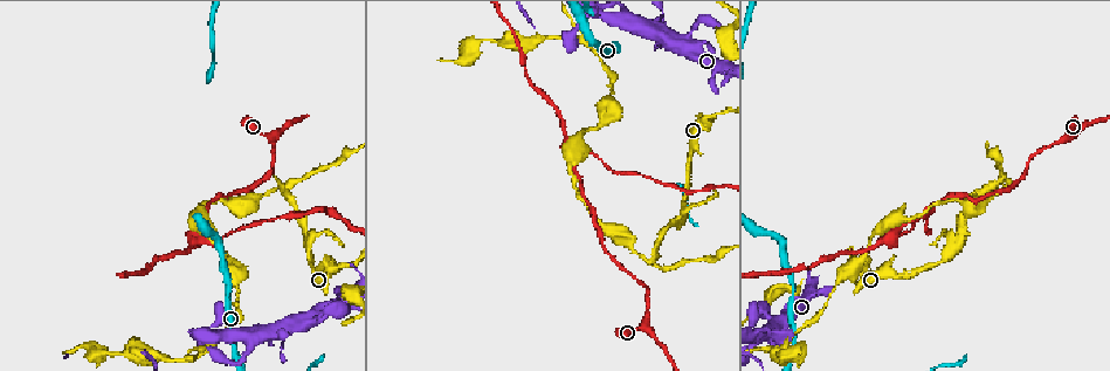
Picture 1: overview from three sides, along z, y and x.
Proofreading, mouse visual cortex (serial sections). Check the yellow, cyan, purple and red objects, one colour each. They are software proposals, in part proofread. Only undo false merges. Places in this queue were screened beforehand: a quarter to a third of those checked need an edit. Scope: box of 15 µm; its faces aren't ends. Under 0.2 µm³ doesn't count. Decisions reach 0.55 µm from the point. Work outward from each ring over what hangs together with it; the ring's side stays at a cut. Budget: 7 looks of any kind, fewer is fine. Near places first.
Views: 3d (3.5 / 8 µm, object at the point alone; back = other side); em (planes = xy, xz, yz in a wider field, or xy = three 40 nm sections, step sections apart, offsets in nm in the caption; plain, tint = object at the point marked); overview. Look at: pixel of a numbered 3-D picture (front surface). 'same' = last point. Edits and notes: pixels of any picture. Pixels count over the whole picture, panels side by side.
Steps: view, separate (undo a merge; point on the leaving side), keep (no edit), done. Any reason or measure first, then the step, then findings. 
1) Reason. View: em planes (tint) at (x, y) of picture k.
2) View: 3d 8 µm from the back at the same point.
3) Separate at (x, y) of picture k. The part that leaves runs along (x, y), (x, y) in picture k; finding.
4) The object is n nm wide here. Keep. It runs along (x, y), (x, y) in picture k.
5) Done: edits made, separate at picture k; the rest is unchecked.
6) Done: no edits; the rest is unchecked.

Three-way junction. View: 3d 3.5 µm at (256, 339) of picture 1.

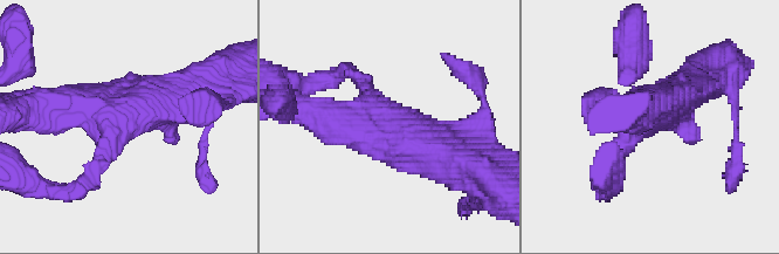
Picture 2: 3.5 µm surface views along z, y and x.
Now the EM. View: em planes (tint) at (382, 115) of picture 2.

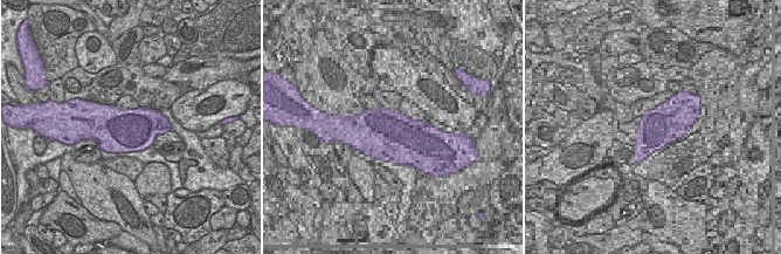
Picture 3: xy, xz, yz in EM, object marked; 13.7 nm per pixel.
Keep. It runs along (459, 164), (401, 131), (315, 114) in picture 2; continuous, no second cell.

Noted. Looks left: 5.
Side arm on a straight run. View: 3d 3.5 µm at (201, 236) of picture 1.

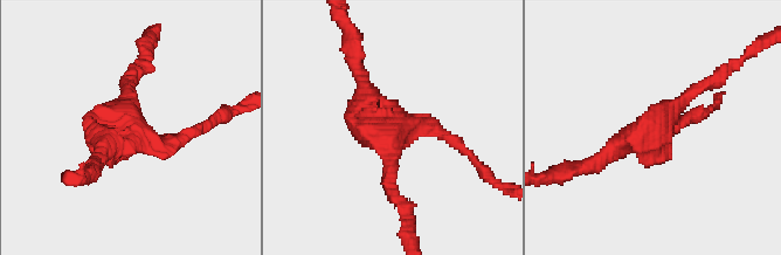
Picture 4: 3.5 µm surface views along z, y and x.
3 arms meet here; the arms are 200, 200, 250 nm wide. View: em planes (tint) at (384, 134) of picture 4.

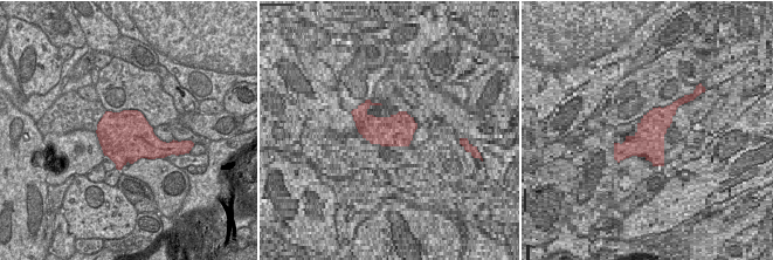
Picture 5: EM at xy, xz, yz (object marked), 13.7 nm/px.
Keep. It runs along (714, 78), (601, 160) in picture 4; continuous, no second cell.

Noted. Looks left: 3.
Two arms in line, one across. View: 3d 3.5 µm at (657, 266) of picture 1.

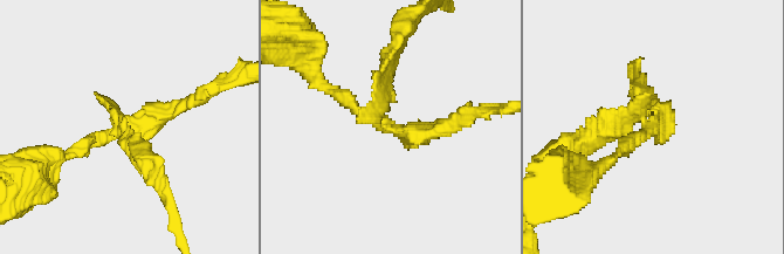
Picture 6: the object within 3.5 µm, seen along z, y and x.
View: em xy step 5 (tint) at (385, 121) of picture 6.

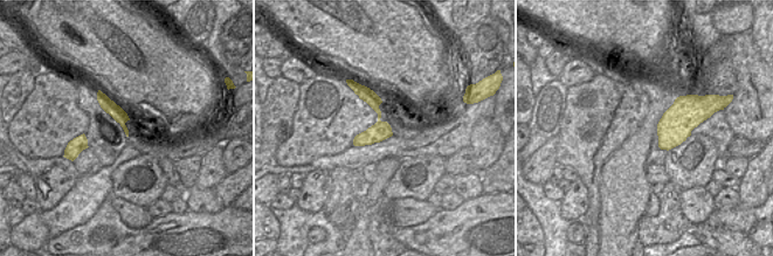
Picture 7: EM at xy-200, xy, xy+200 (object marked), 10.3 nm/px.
Keep. It runs along (358, 88), (379, 112), (379, 125), (361, 143) in picture 7; one cell here.

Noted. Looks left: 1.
Done: no edits; the rest is unchecked.

